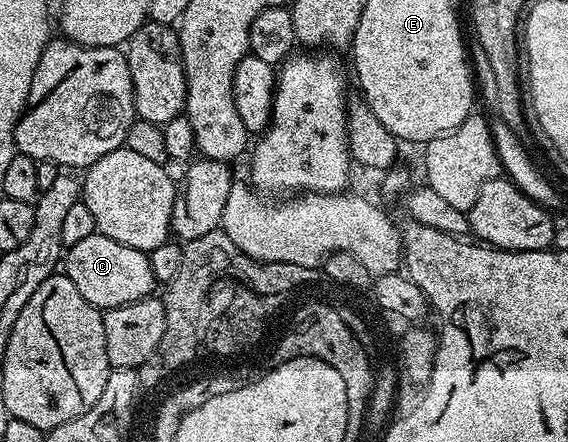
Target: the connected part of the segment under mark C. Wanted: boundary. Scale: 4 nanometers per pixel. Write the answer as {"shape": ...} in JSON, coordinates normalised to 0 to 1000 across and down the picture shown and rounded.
{"shape":[[[169,527],[120,559],[111,584],[111,618],[139,652],[141,667],[155,688],[183,706],[232,686],[227,670],[234,670],[234,620],[259,620],[259,595],[262,577],[257,568],[224,561],[224,552],[210,552],[210,543]]]}

